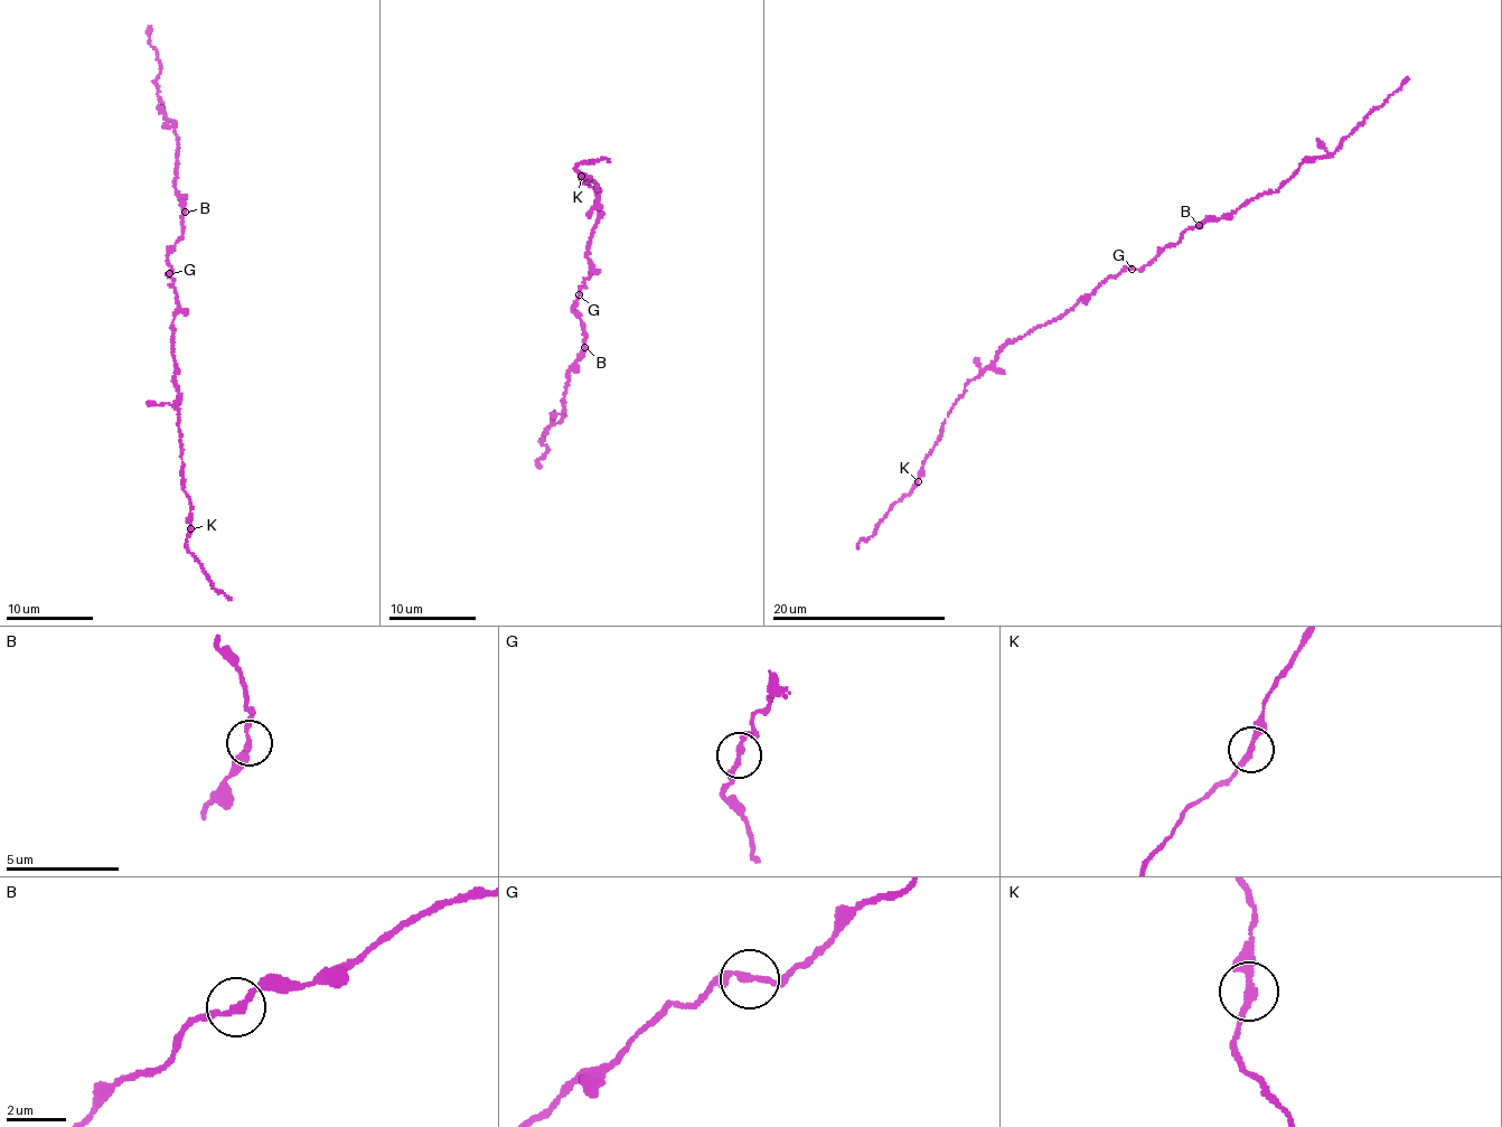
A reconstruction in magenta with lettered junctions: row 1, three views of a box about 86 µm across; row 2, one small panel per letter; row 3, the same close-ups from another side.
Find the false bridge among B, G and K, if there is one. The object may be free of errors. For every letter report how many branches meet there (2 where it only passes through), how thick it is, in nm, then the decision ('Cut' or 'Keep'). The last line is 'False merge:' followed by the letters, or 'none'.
B: Branches: 2. Thickness 220 nm. Keep
G: Branches: 2. Thickness 220 nm. Keep
K: Branches: 2. Thickness 240 nm. Keep
False merge: none

